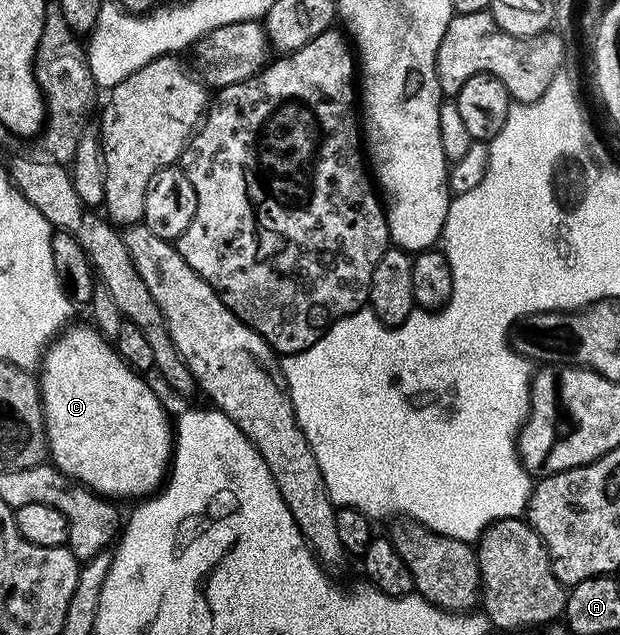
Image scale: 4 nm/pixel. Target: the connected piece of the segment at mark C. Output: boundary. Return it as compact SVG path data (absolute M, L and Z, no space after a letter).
M92 325L69 326L48 344L38 371L51 462L84 486L113 501L140 501L160 490L170 471L174 423L143 374L126 365L115 346Z

